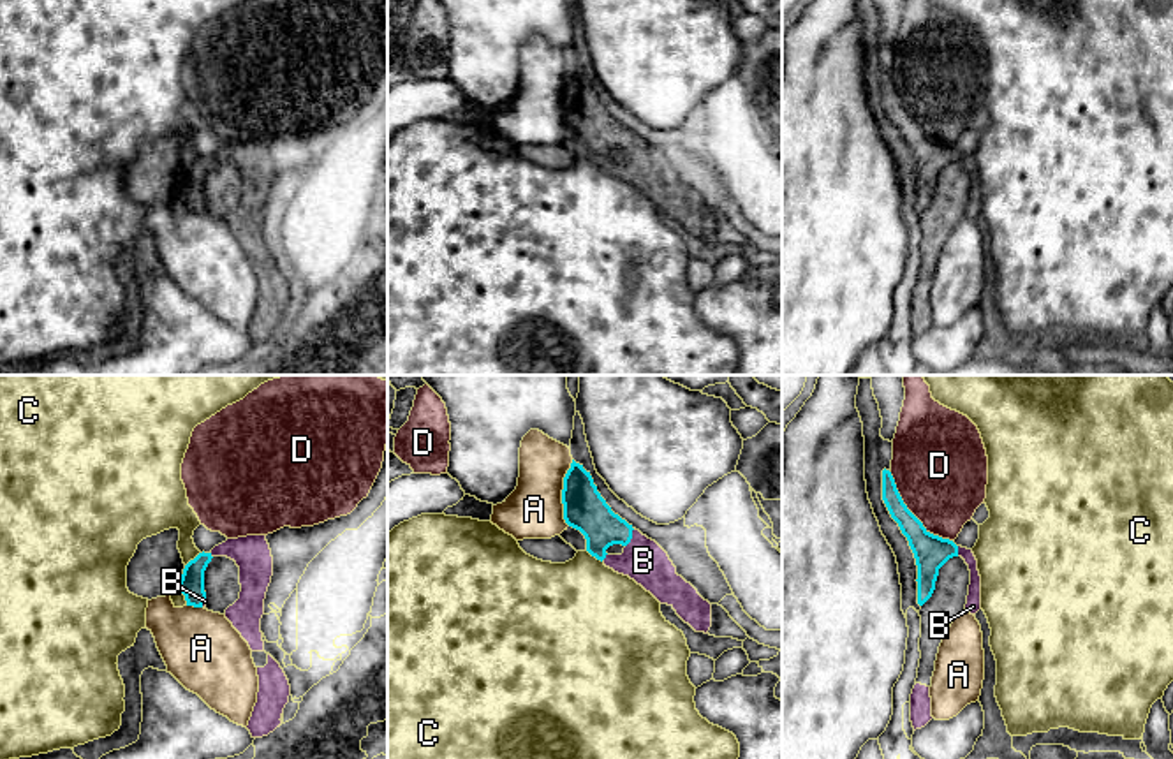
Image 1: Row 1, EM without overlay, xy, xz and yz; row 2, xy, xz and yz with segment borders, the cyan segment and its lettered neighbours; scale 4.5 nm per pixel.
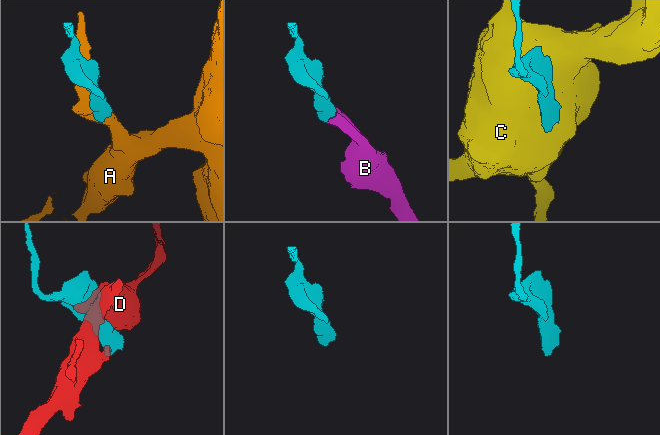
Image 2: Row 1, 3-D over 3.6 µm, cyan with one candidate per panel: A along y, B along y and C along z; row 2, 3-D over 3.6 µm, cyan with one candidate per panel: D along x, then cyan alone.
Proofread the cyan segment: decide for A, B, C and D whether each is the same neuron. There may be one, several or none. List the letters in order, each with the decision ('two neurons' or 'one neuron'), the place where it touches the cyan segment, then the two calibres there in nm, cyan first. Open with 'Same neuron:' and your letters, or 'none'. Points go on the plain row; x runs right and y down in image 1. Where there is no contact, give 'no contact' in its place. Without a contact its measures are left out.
Same neuron: B
A: two neurons; contact xz (562, 99); calibres 190 and 260 nm
B: one neuron; contact xz (631, 143); calibres 190 and 200 nm
C: two neurons; contact xy (185, 203); calibres 110 and 60 nm
D: two neurons; contact yz (911, 118); calibres 160 and 440 nm

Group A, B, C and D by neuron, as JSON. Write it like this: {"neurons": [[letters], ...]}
{"neurons": [["A"], ["B"], ["C"], ["D"]]}

